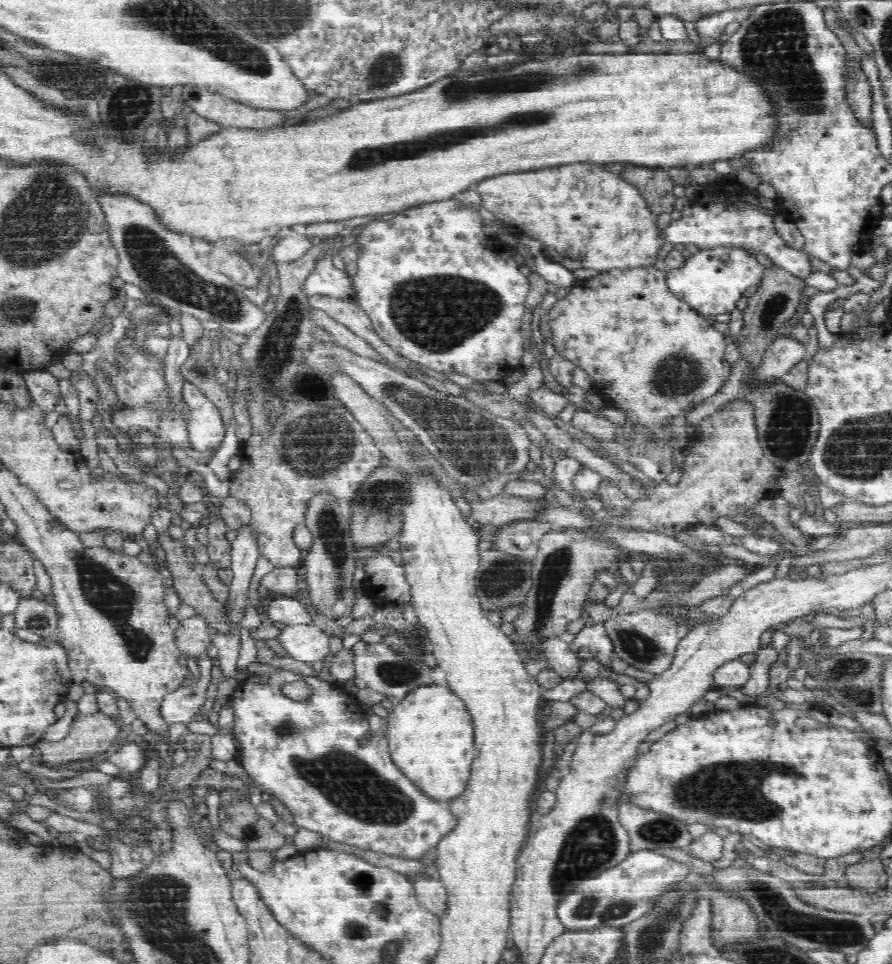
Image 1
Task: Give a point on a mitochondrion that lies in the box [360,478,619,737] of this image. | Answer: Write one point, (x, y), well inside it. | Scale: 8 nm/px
(556, 564)

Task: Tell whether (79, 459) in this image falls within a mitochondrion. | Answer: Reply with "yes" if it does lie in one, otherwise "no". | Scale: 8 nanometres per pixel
no

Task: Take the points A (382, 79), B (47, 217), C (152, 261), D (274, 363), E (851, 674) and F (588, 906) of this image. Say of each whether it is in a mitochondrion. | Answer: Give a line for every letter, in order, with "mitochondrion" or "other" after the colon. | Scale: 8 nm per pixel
A: mitochondrion
B: mitochondrion
C: mitochondrion
D: mitochondrion
E: mitochondrion
F: mitochondrion

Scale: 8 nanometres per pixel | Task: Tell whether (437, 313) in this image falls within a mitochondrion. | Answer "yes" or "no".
yes

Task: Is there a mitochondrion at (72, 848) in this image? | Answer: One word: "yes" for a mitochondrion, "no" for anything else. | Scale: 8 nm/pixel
no

